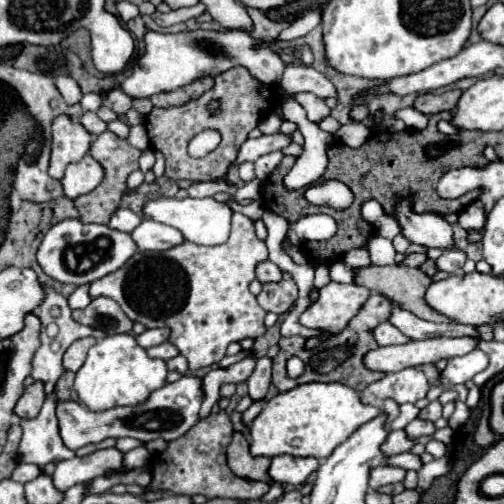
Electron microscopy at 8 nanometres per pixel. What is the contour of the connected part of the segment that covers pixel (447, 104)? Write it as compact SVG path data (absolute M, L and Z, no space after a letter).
M452 89L446 93L426 93L426 95L418 95L418 99L414 101L414 107L418 111L422 111L424 115L434 115L434 113L442 113L442 111L454 111L458 105L462 91L460 89Z

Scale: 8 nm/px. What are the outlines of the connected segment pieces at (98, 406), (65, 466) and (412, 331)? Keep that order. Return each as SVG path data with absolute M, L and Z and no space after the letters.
M108 335L88 351L86 363L76 373L74 391L92 411L106 411L118 405L134 407L144 403L152 391L164 387L166 375L166 363L162 359L148 357L146 349L142 349L132 335Z
M116 447L100 449L86 457L72 457L68 461L60 461L56 465L52 479L54 479L56 489L66 491L68 487L76 483L92 481L100 475L106 475L108 471L122 471L124 467L122 459L124 459L124 453L118 451Z
M390 301L392 309L390 309L390 323L396 325L404 335L408 335L410 339L428 339L428 337L478 337L474 327L462 325L462 323L430 323L424 321L416 315L412 315L410 311L406 311L404 307L400 307L396 301Z

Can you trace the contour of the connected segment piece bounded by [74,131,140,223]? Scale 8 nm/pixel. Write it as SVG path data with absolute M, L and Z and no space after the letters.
M104 131L102 135L98 135L94 139L94 143L92 143L92 147L90 147L88 153L104 167L104 181L92 193L76 197L74 199L74 207L78 209L82 223L108 223L110 215L120 207L120 199L122 199L124 189L126 189L128 175L138 169L140 151L134 149L128 141L112 135L110 131Z

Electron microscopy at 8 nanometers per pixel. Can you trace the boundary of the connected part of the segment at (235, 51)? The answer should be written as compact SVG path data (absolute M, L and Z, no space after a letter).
M156 31L146 33L144 37L146 53L136 59L132 65L132 73L124 79L120 89L132 97L150 97L162 91L174 91L182 85L192 83L198 77L210 75L216 77L232 67L246 67L254 79L264 83L266 87L278 87L282 79L282 59L272 53L272 49L254 49L260 39L254 39L250 33L244 31L182 31L172 35L162 35Z

